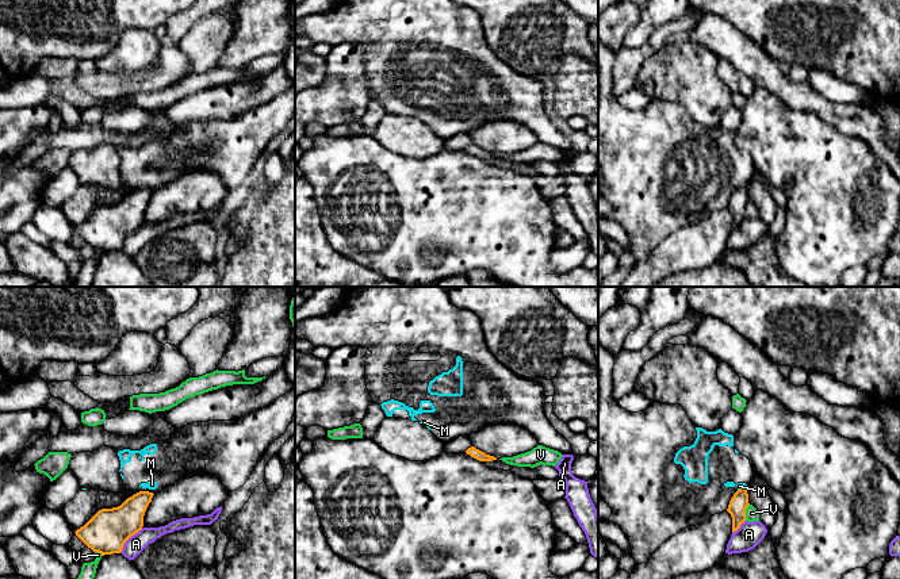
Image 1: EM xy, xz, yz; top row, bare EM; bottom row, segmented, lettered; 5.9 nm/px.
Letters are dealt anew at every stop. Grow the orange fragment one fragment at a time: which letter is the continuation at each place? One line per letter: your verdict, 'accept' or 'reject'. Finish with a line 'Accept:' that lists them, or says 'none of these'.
A: reject
M: reject
V: reject
Accept: none of these

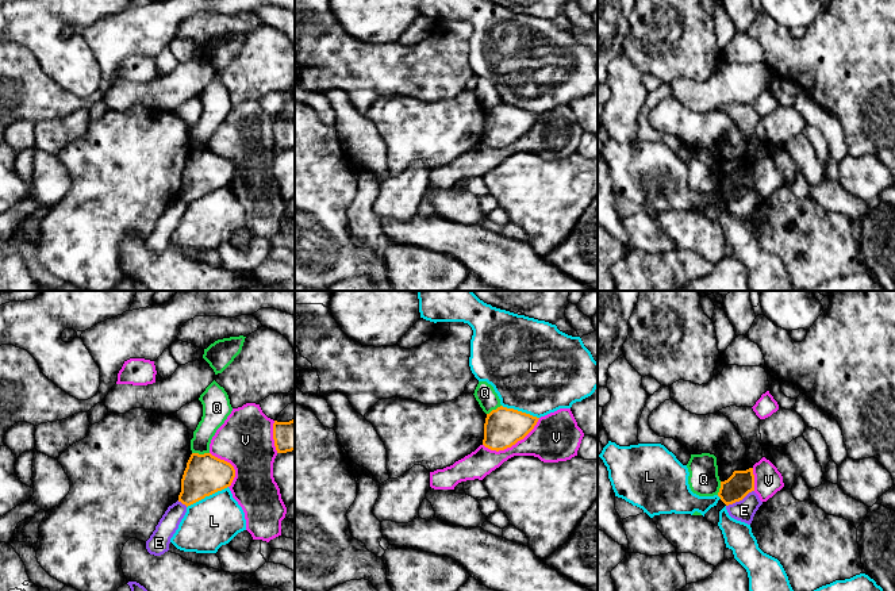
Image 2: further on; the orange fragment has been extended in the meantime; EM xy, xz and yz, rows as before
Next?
E: reject
L: reject
Q: reject
V: reject
Accept: none of these

